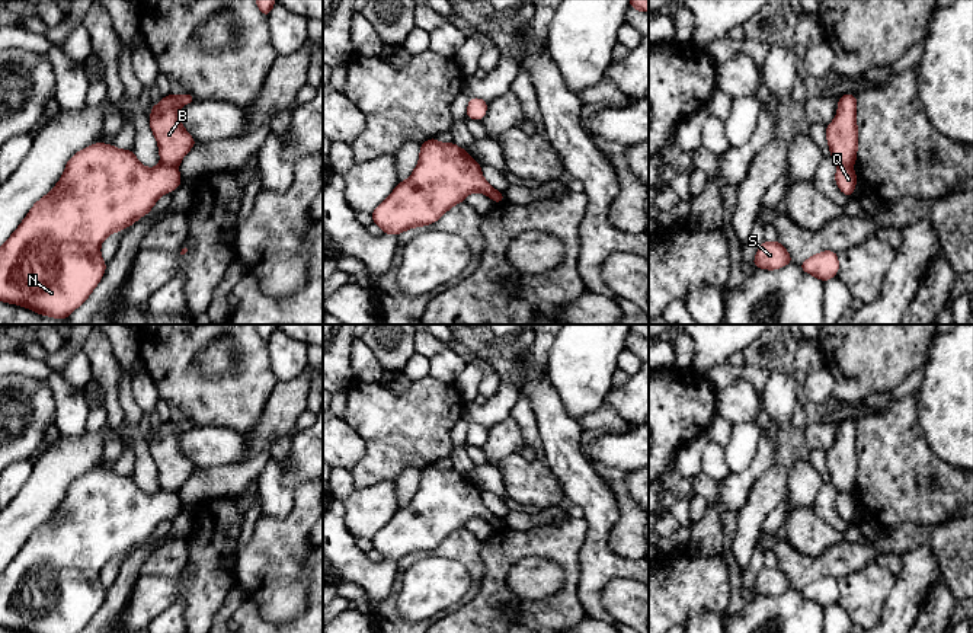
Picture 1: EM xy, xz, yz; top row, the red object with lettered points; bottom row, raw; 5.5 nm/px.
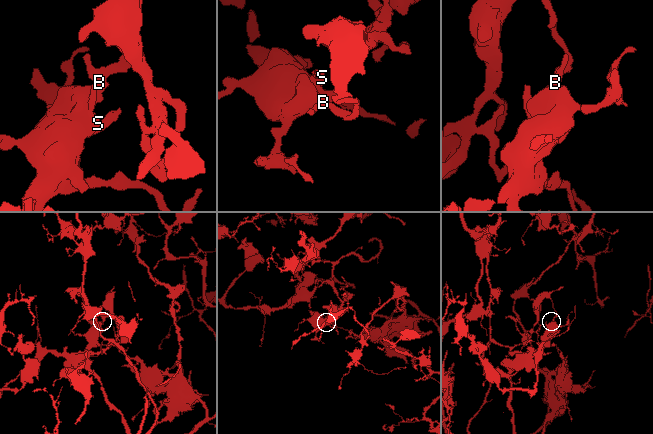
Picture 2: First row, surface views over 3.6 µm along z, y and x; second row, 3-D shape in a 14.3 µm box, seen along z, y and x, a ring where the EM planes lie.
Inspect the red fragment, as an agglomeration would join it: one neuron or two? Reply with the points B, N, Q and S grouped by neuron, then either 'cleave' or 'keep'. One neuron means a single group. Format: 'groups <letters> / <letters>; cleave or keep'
groups B / N Q S; cleave

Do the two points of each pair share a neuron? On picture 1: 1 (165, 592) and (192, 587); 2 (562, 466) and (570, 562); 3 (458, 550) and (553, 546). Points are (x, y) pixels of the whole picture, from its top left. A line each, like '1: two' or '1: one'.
1: one
2: two
3: two

